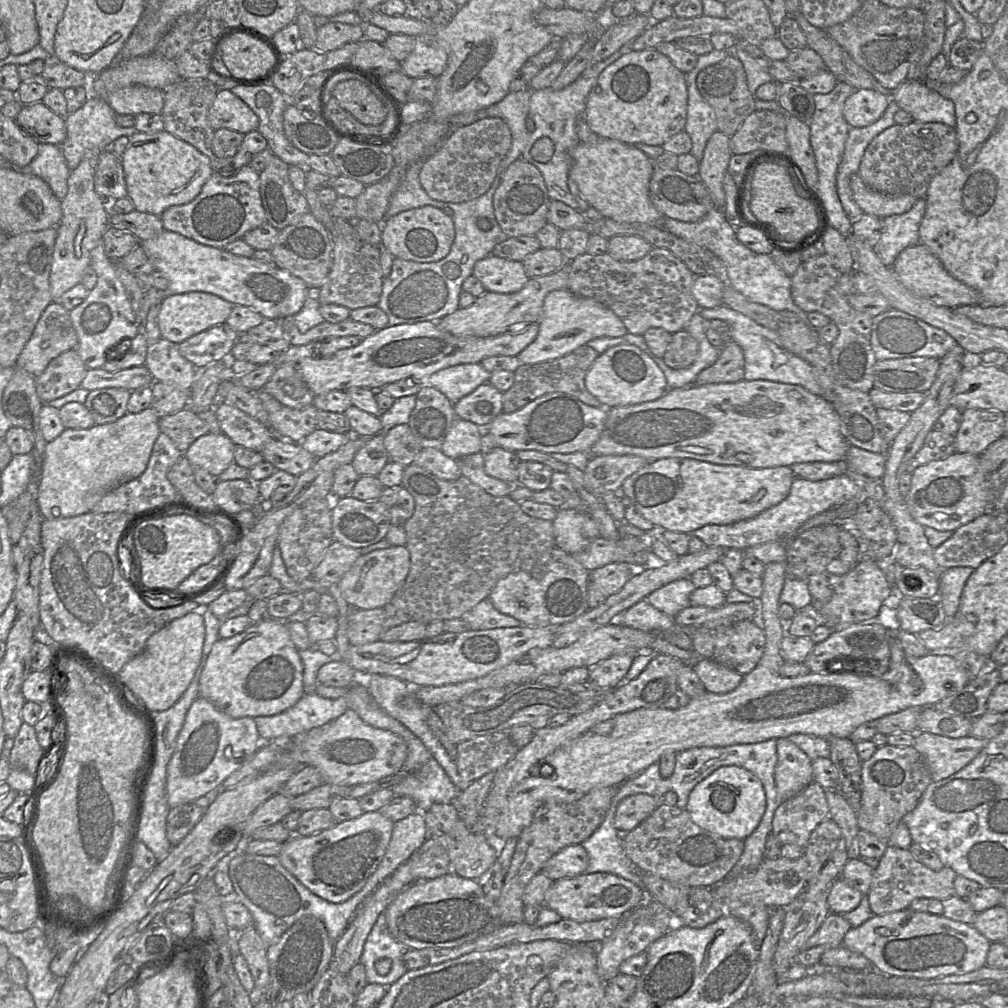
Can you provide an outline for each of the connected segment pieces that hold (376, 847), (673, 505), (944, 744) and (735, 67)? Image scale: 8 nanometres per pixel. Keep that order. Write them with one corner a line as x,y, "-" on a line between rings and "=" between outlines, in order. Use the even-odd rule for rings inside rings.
379,811
366,812
357,818
339,822
310,836
292,834
292,837
283,843
278,859
312,893
329,902
341,903
359,892
376,870
390,842
393,825
394,822
=
663,458
647,462
626,478
619,493
628,497
637,511
654,527
689,534
705,525
727,525
756,517
789,495
795,477
790,466
748,468
717,465
690,458
=
916,732
912,746
920,753
933,782
941,781
968,765
988,740
971,735
950,738
929,732
=
734,52
700,71
696,84
699,93
715,111
718,130
728,137
733,136
744,120
756,110
755,97
749,92
743,64

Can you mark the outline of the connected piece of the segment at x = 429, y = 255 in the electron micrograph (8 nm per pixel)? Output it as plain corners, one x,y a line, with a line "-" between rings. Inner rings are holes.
423,206
401,212
382,222
382,249
395,258
419,263
437,262
446,257
455,240
454,222
438,208

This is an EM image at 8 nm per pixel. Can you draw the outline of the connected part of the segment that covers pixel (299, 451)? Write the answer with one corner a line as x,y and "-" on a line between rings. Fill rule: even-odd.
274,437
261,450
264,461
276,469
299,476
307,471
316,458
300,444
281,437

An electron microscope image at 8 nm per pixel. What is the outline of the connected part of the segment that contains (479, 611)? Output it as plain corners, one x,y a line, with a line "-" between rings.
488,598
479,602
462,615
470,630
486,630
522,626
523,623
512,616
496,610

